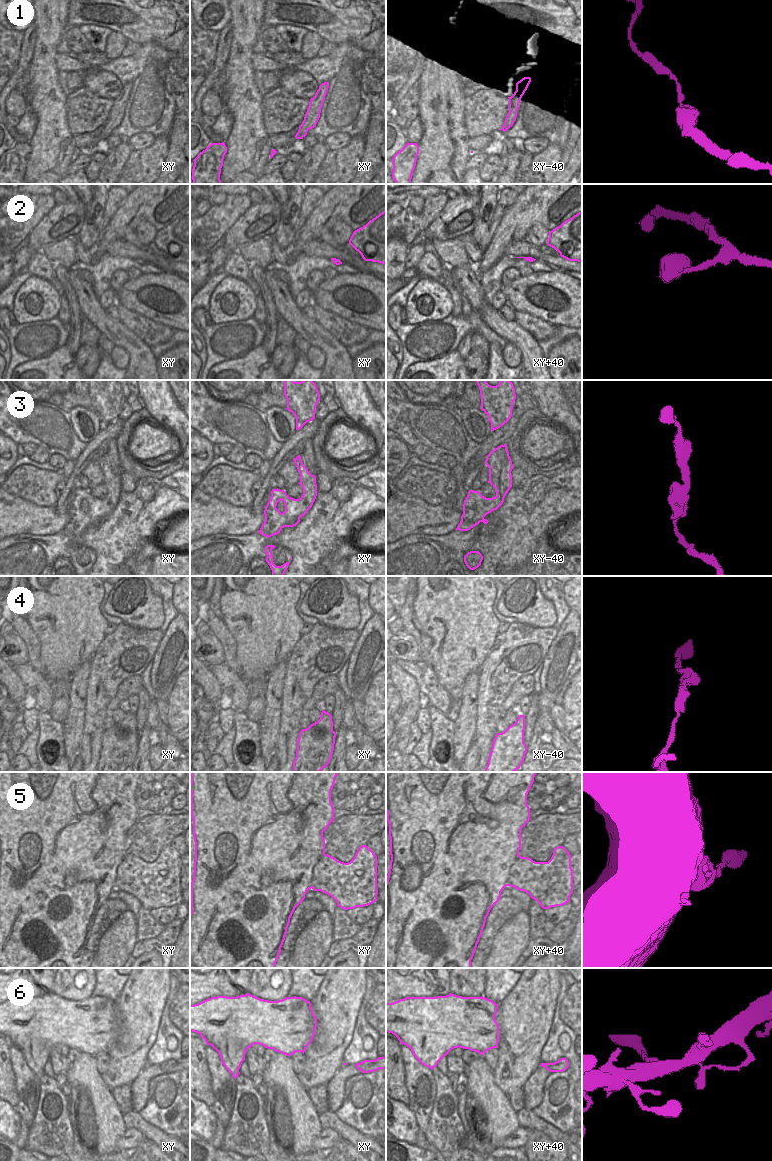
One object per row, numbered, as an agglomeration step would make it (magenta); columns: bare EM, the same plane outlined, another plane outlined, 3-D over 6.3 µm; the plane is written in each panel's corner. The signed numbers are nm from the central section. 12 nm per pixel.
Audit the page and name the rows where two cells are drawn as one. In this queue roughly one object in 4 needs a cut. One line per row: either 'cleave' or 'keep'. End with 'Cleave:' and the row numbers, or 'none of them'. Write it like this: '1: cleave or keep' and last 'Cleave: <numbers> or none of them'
1: keep
2: keep
3: keep
4: cleave
5: cleave
6: keep
Cleave: 4, 5

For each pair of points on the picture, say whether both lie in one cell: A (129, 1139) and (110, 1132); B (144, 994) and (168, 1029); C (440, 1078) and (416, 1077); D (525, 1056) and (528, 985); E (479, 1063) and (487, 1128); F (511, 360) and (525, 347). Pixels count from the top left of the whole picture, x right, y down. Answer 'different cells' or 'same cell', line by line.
A: different cells
B: different cells
C: different cells
D: same cell
E: same cell
F: different cells

